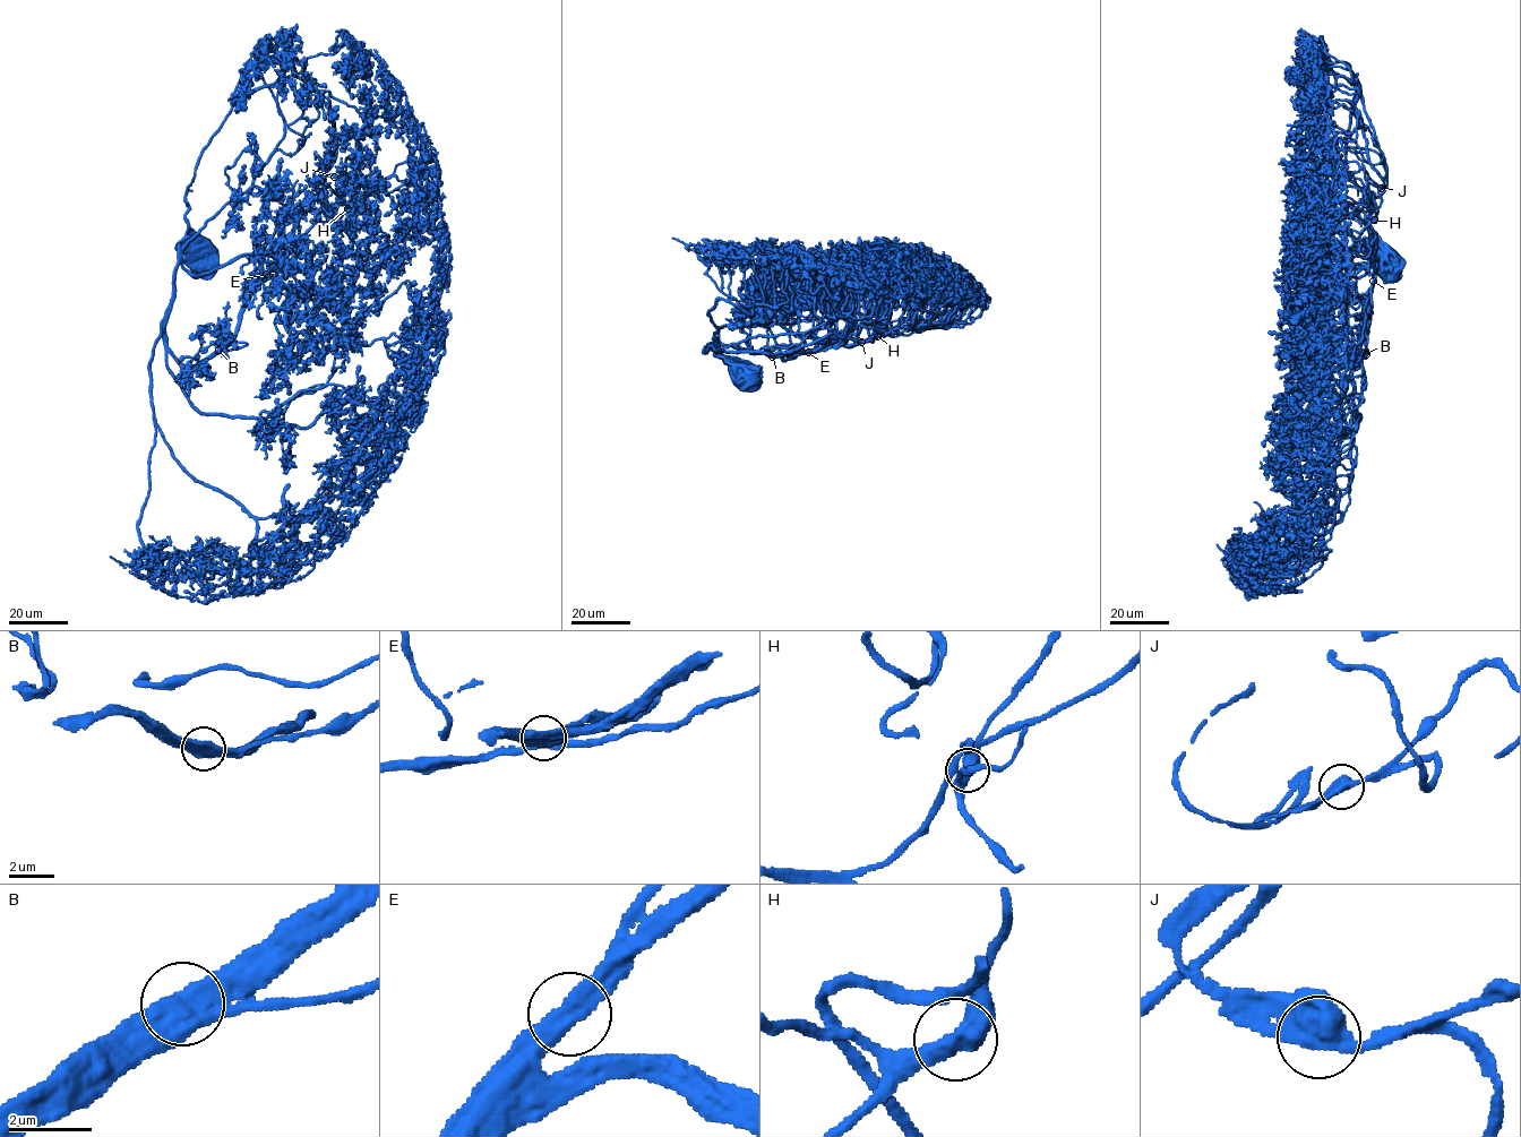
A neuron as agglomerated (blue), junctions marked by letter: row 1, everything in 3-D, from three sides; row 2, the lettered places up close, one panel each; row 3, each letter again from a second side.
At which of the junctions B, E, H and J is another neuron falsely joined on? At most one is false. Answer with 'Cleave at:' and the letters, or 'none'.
Cleave at: none

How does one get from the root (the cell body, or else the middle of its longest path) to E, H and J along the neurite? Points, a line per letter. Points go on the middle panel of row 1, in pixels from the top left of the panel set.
E: (739, 369), (740, 365), (720, 354), (718, 342), (737, 344), (755, 353), (805, 354), (815, 351), (808, 351)
H: (739, 369), (720, 354), (718, 342), (755, 353), (805, 354), (848, 337), (867, 339), (874, 332), (878, 336)
J: (739, 369), (720, 354), (718, 342), (755, 353), (805, 354), (830, 342), (886, 332), (878, 327), (861, 342)

